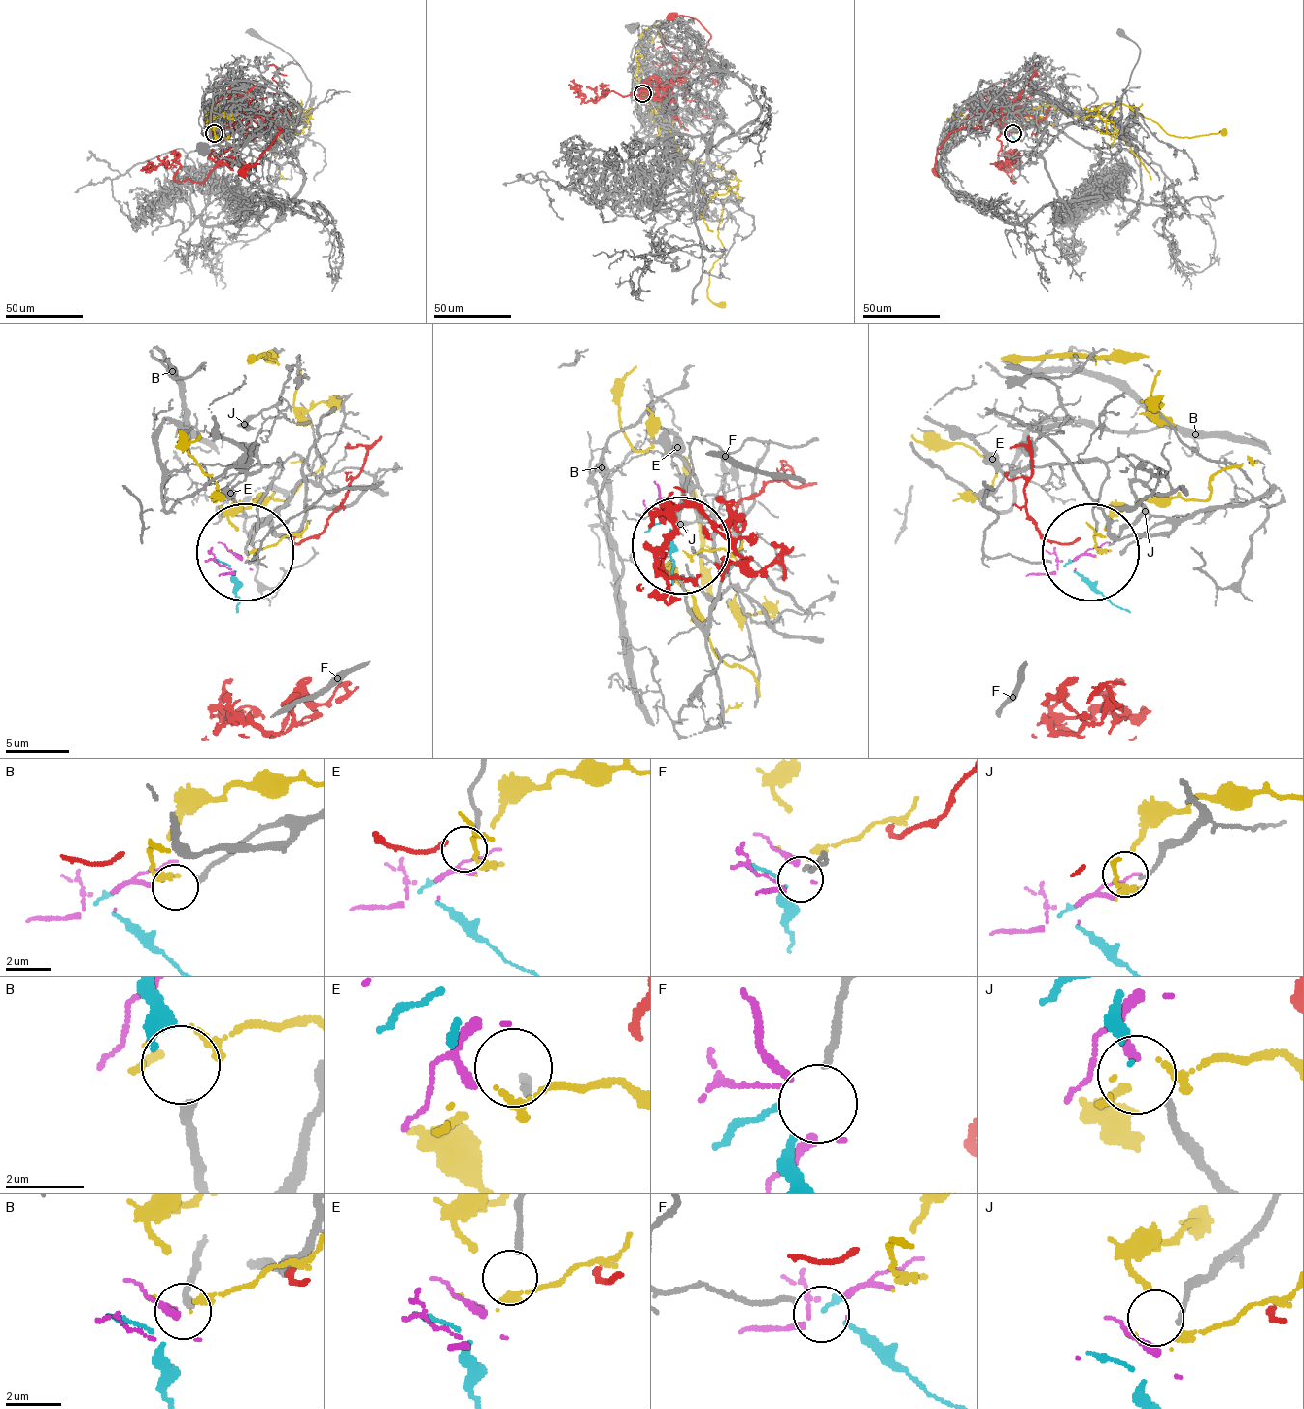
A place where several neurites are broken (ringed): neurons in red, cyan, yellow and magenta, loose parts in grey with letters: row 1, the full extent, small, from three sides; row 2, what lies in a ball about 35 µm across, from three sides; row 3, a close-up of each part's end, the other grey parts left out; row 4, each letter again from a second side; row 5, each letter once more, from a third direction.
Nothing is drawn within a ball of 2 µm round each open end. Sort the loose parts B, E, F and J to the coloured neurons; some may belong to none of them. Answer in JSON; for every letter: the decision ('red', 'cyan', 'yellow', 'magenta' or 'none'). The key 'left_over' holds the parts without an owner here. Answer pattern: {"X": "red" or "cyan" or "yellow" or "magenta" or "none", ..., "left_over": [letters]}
{"B": "magenta", "E": "none", "F": "cyan", "J": "none", "left_over": ["E", "J"]}

